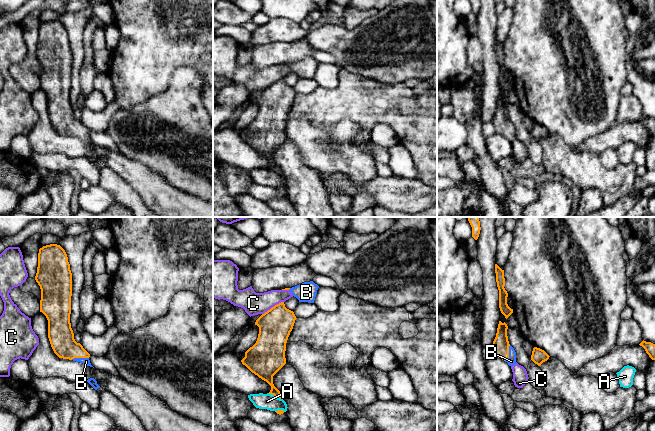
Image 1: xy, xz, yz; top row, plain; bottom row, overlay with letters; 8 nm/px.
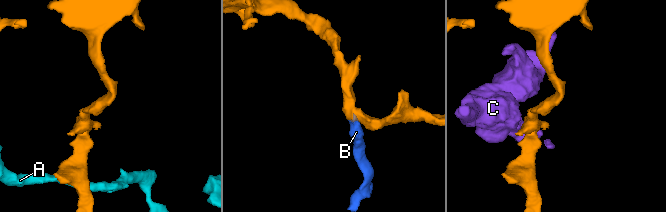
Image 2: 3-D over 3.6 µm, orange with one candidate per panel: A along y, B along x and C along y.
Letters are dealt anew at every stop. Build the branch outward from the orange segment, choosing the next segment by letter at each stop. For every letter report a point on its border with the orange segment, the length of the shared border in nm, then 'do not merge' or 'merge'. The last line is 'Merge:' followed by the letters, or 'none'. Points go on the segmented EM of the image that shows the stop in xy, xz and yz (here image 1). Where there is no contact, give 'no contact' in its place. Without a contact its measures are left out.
A: meets orange in xz at (275, 396); contact 130 nm long; do not merge
B: meets orange in yz at (508, 353); contact 140 nm long; merge
C: meets orange in xz at (272, 307); contact 200 nm long; do not merge
Merge: B

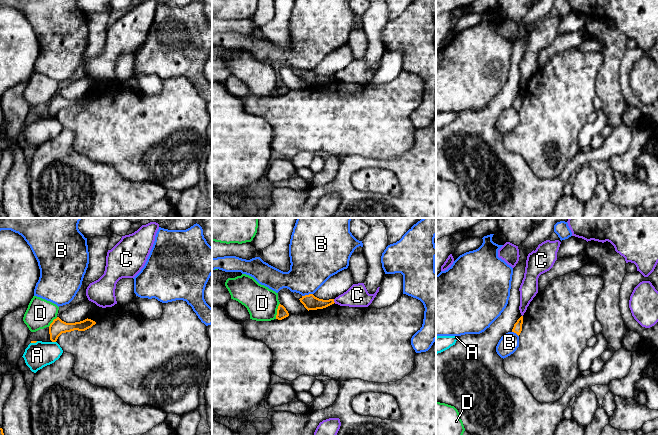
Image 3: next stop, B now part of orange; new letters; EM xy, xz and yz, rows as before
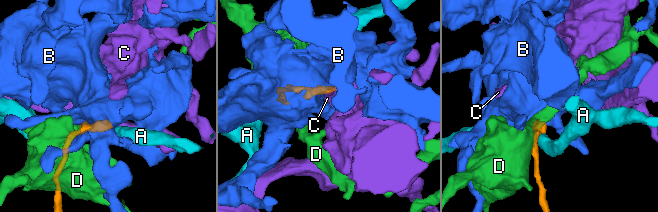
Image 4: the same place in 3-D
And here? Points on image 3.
A: meets orange in xy at (54, 341); contact 30 nm long; do not merge
B: meets orange in xz at (307, 295); contact 90 nm long; do not merge
C: meets orange in xz at (333, 301); contact 40 nm long; do not merge
D: meets orange in xz at (277, 311); contact 130 nm long; do not merge
Merge: none

